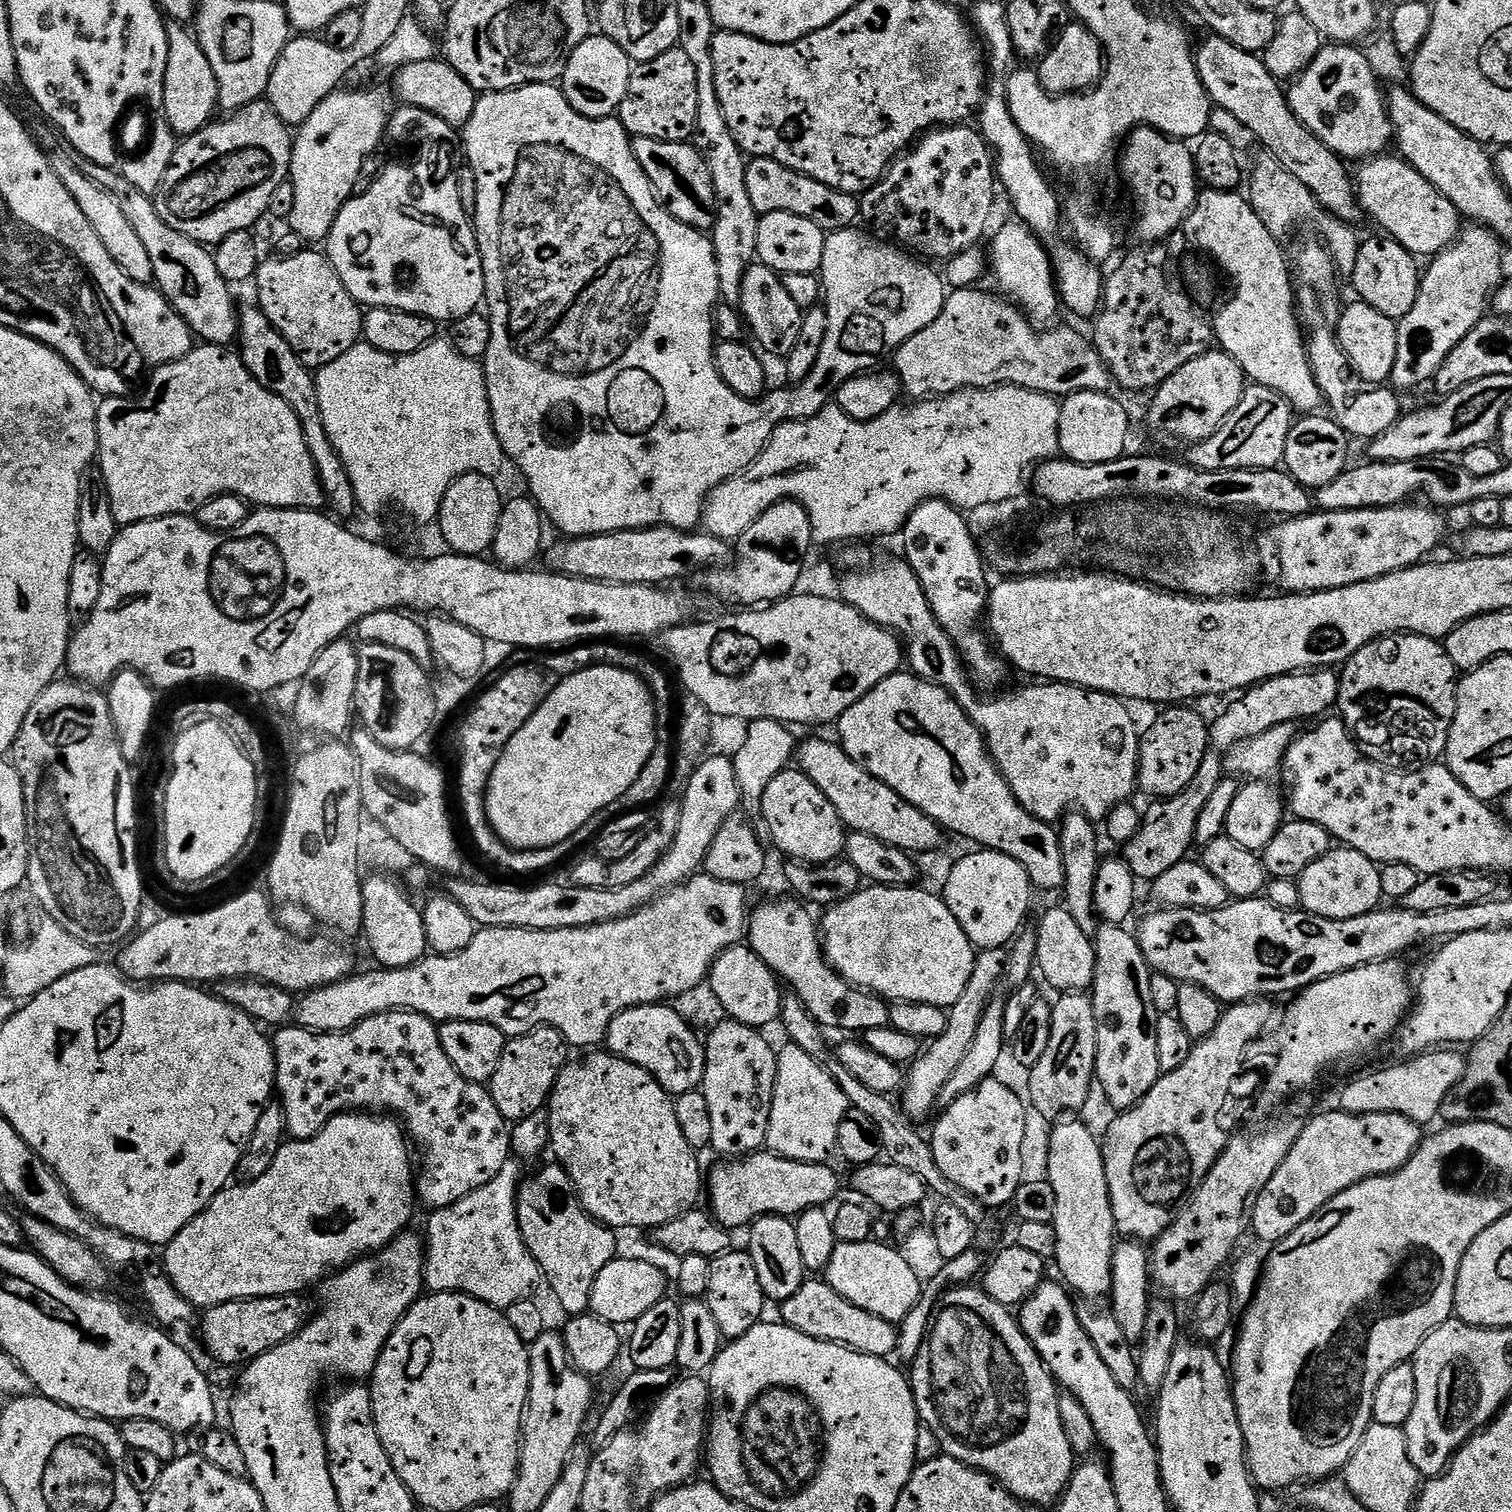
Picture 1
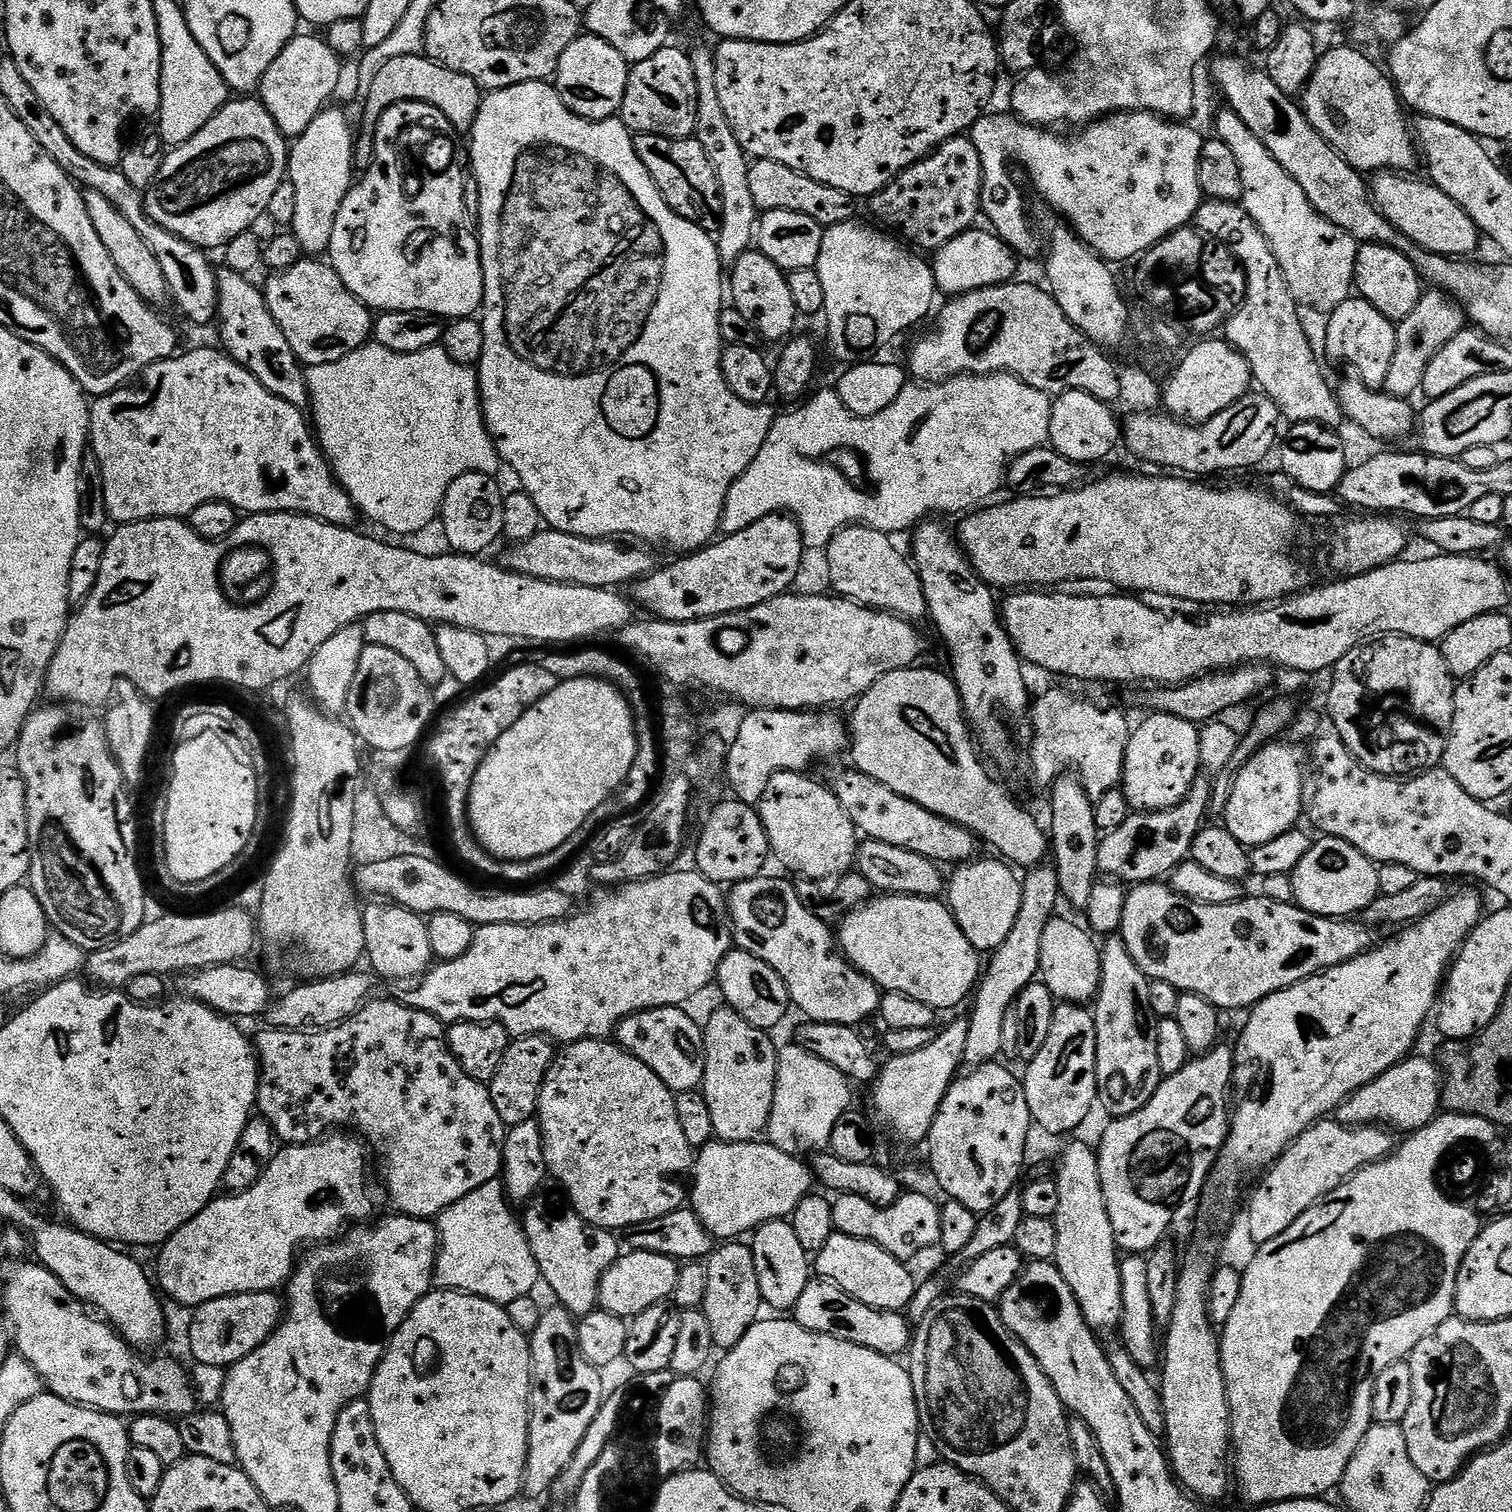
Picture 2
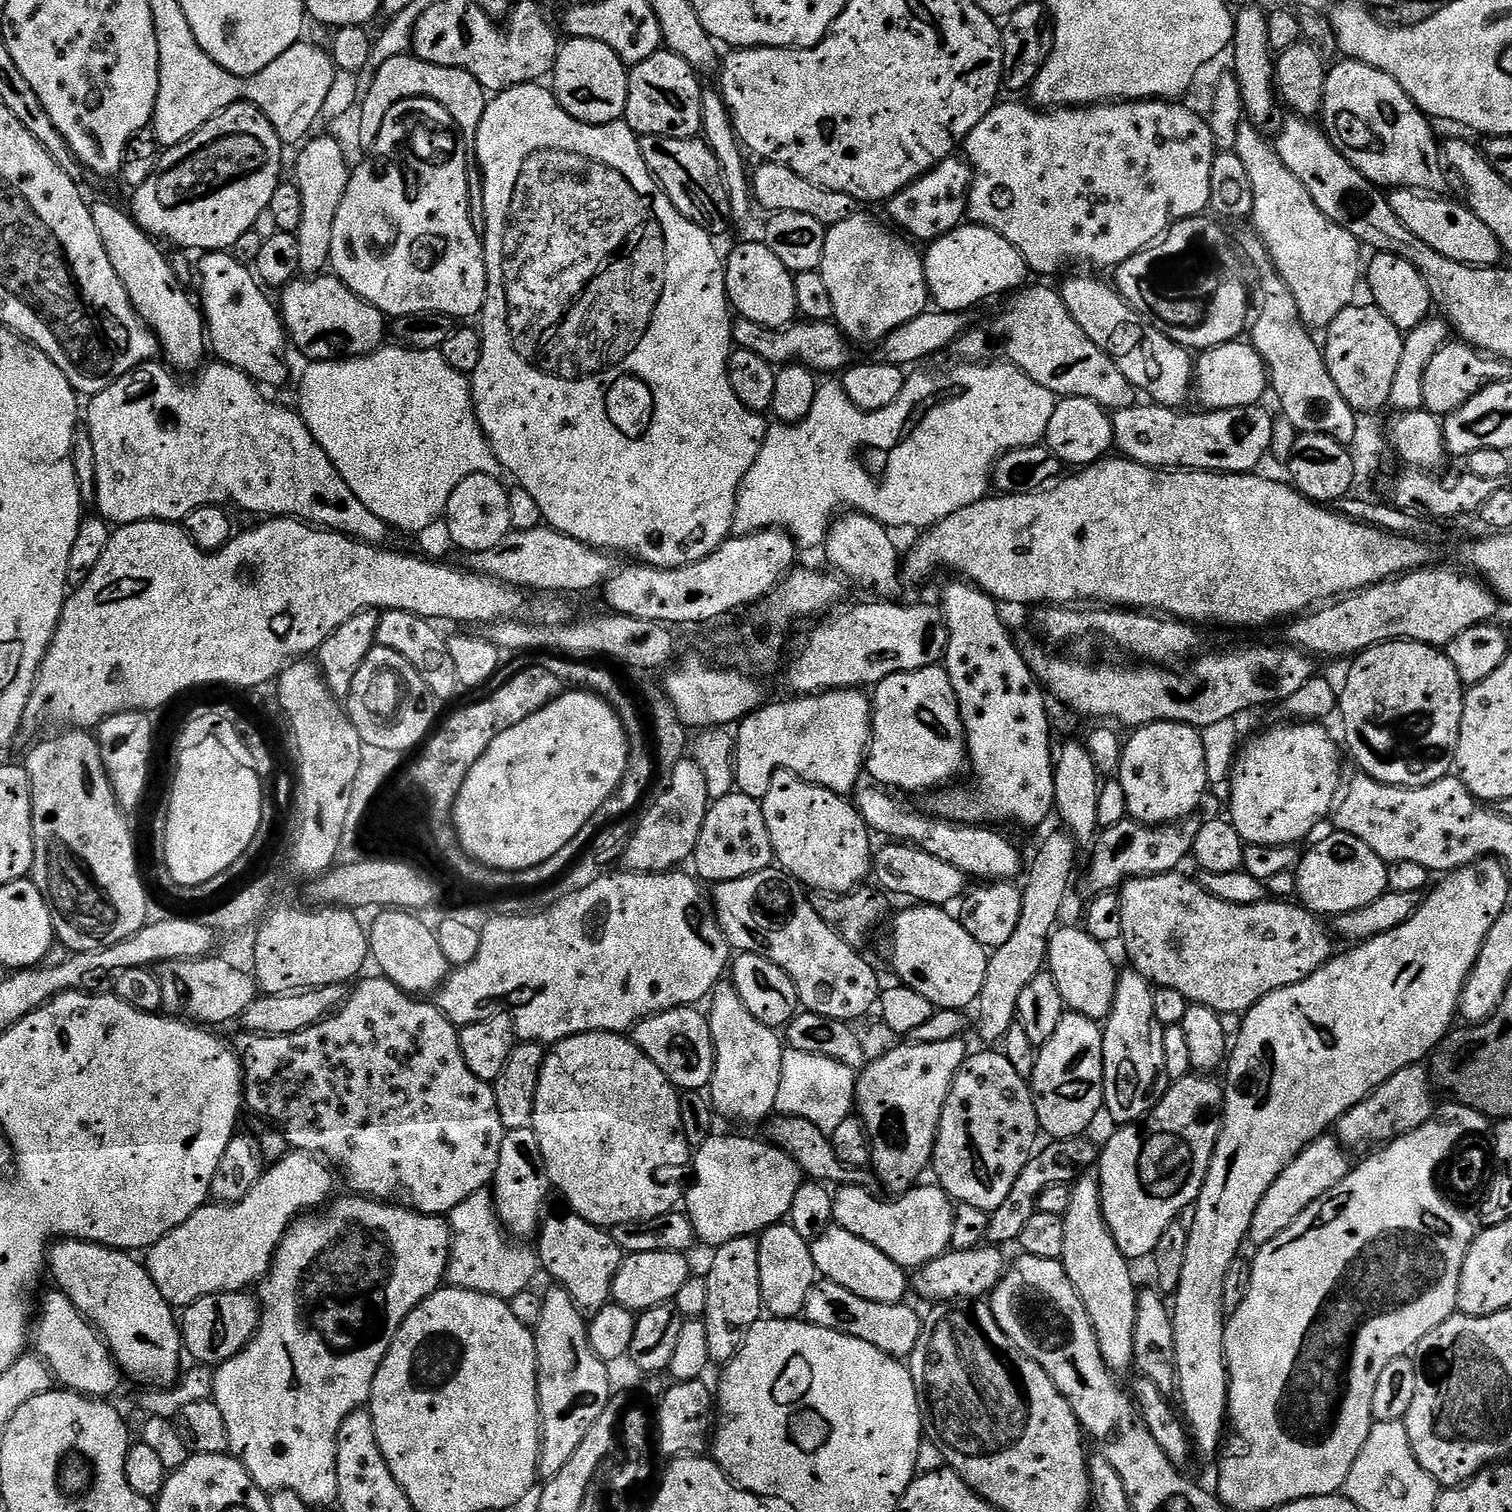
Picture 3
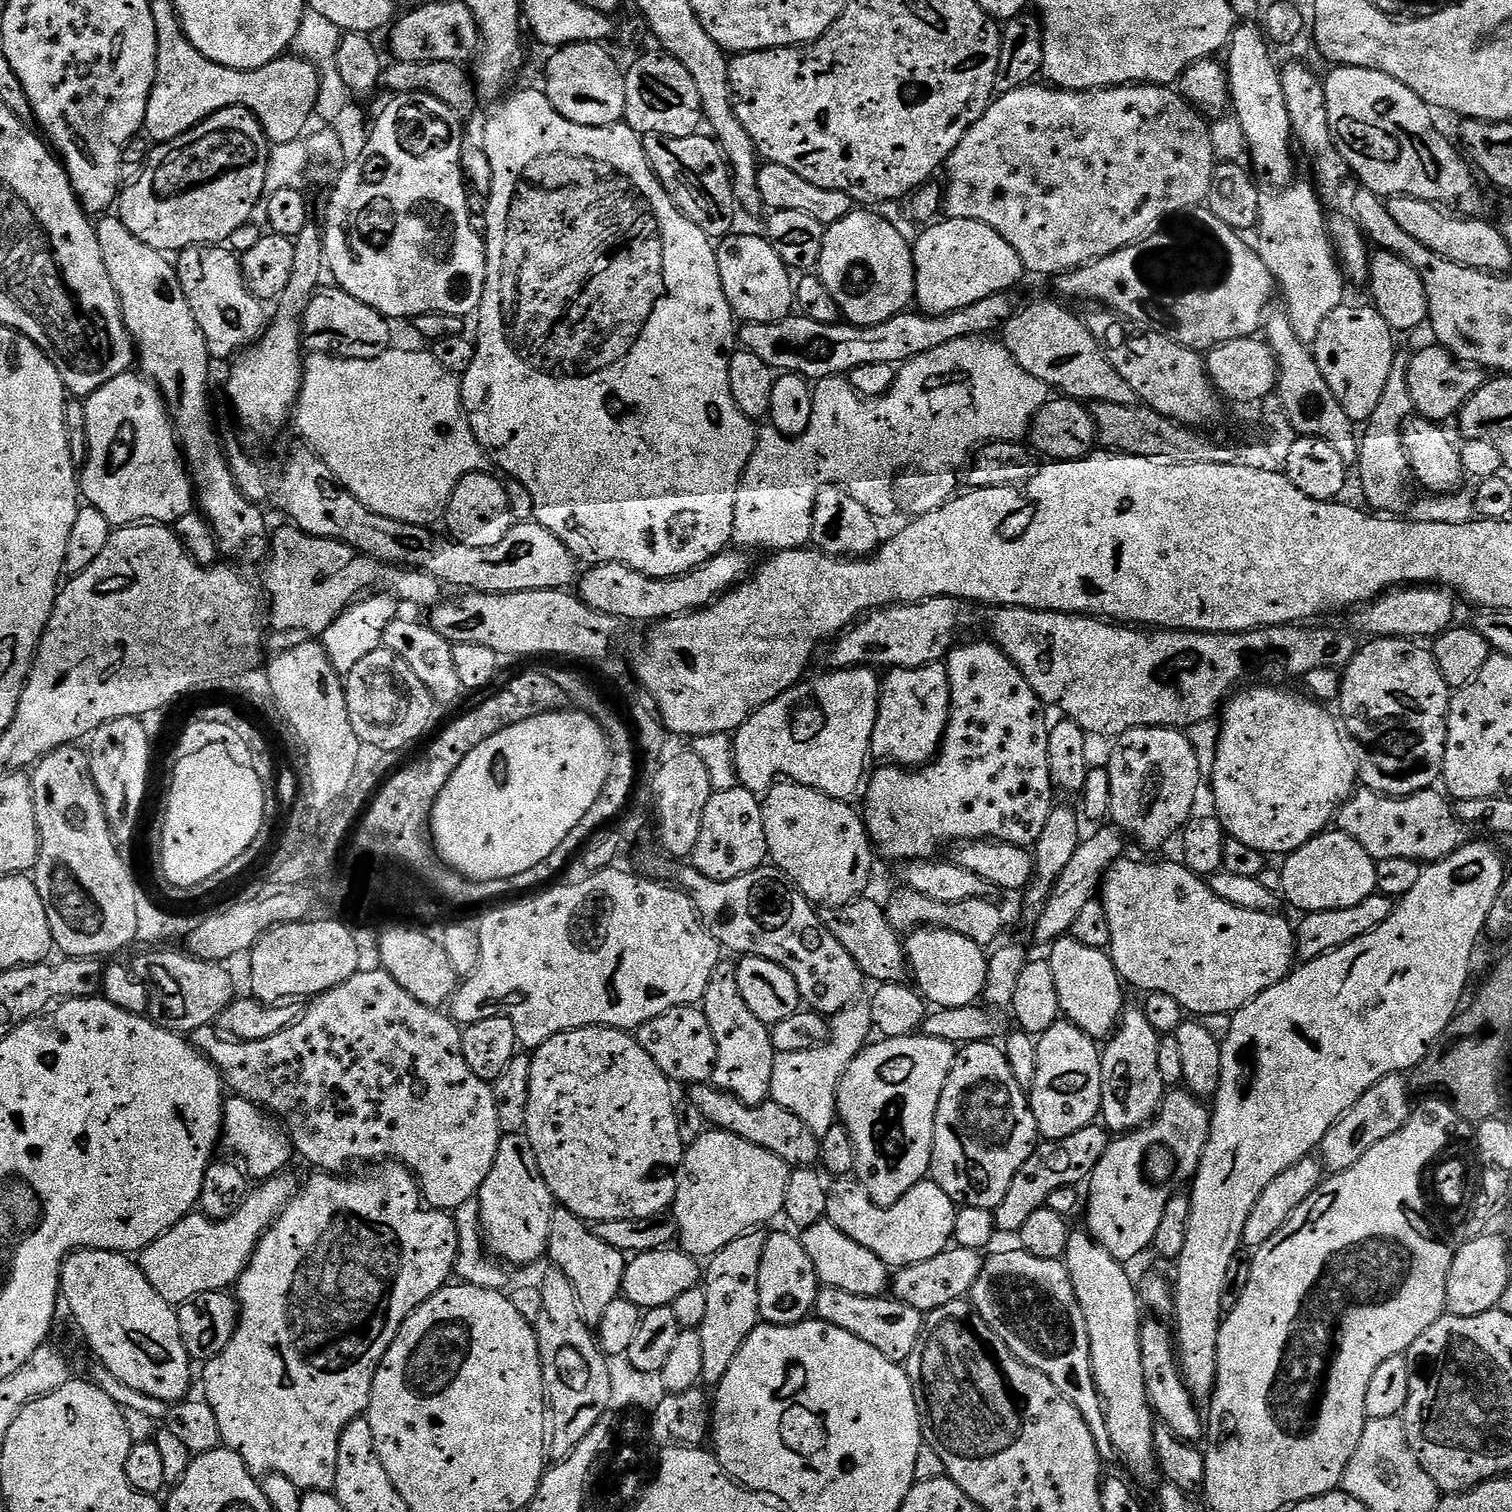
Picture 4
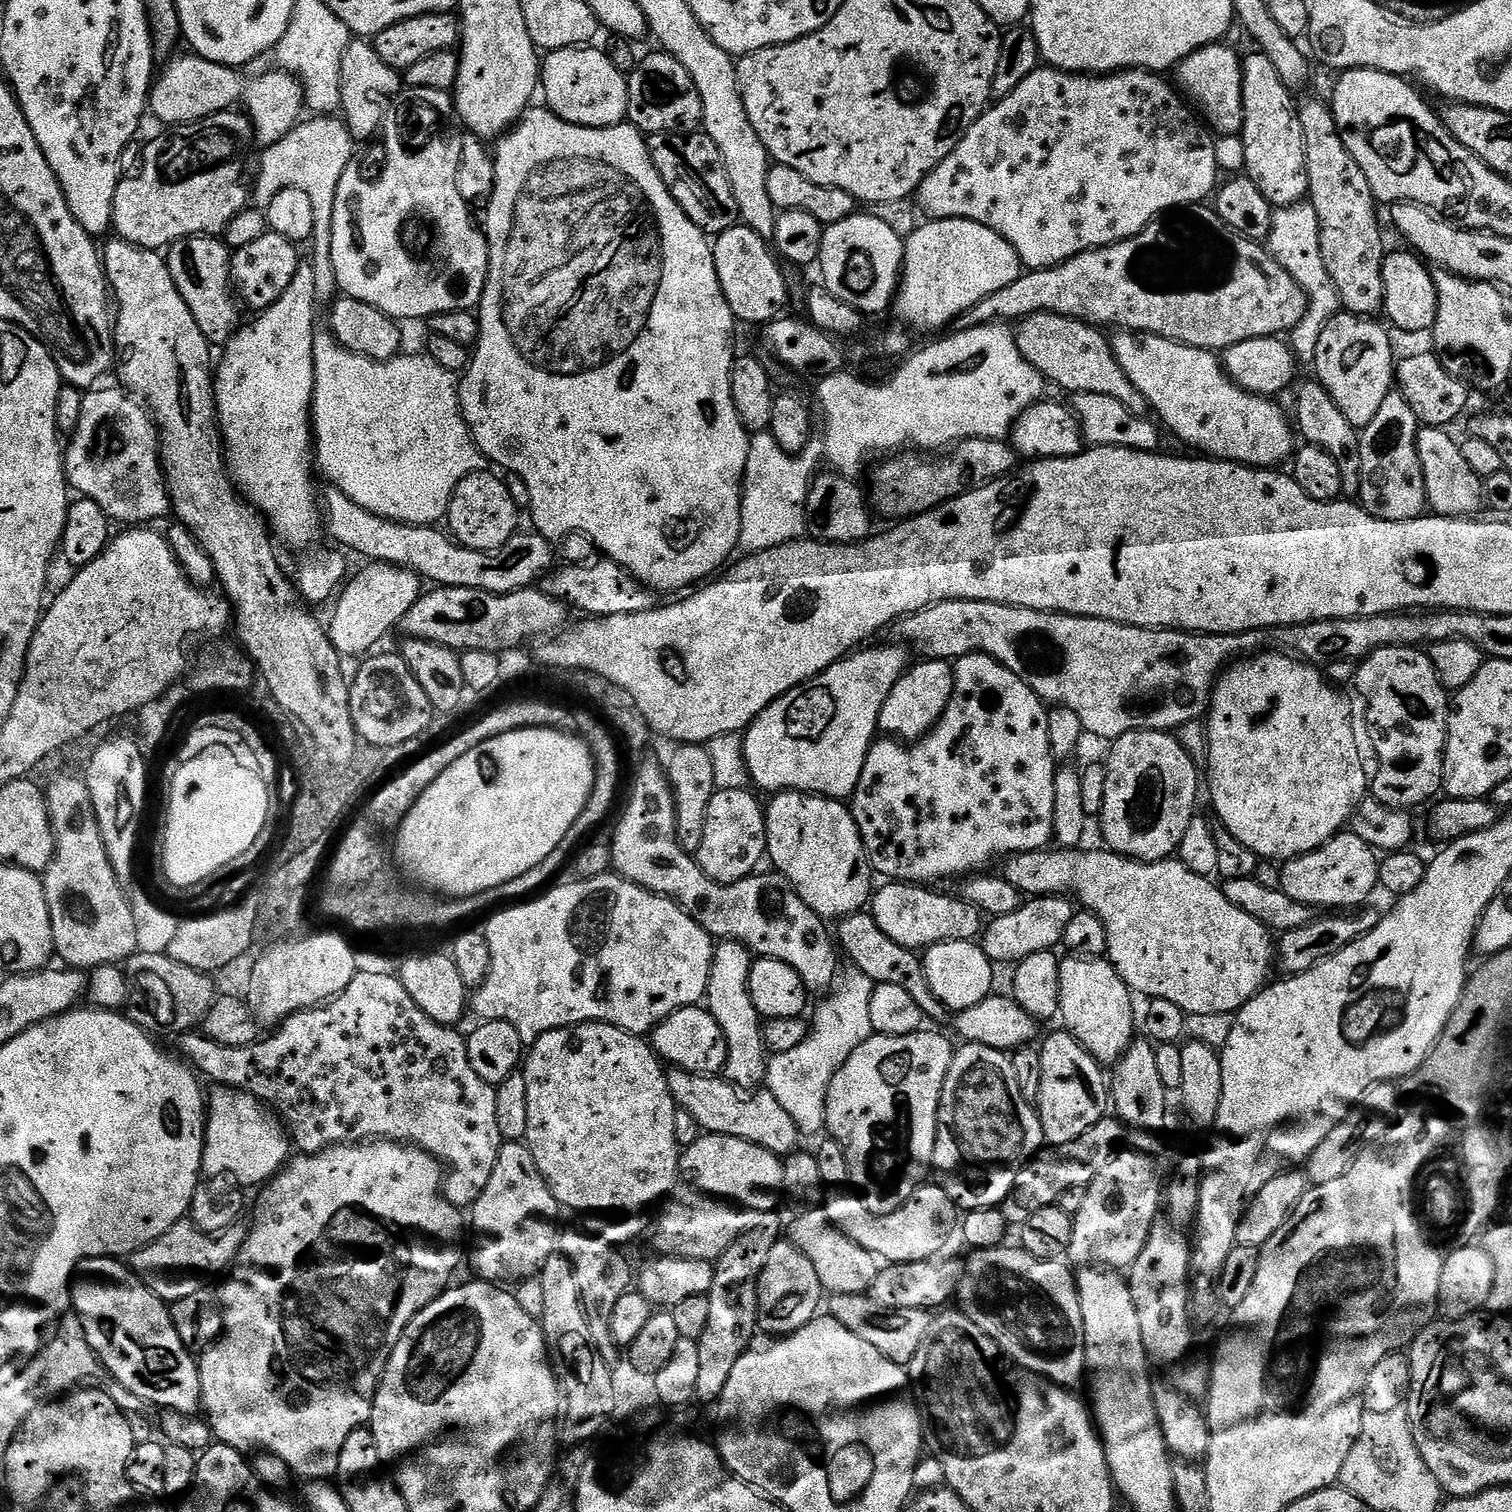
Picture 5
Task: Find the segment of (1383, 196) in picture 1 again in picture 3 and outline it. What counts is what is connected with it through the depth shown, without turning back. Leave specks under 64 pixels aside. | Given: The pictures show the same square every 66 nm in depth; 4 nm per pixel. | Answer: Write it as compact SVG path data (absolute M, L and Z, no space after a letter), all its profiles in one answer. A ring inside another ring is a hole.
M1393 188L1387 193L1394 214L1426 246L1434 246L1438 254L1463 264L1477 266L1496 266L1501 263L1502 249L1494 230L1482 222L1468 207L1467 203L1455 204L1452 200L1439 200L1439 195L1425 194L1415 188Z

